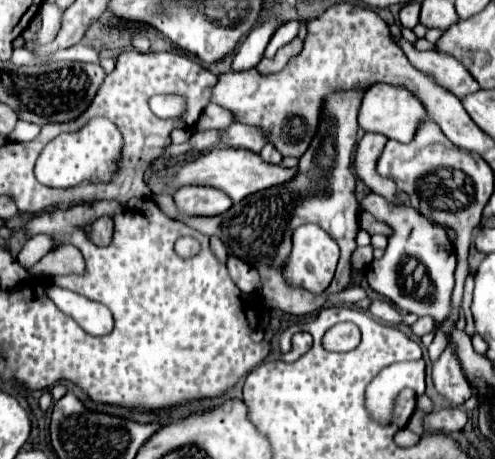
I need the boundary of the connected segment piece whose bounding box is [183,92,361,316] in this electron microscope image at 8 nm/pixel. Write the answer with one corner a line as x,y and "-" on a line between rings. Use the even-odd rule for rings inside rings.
359,92
331,94
331,98
327,98
327,110
323,110
323,126
319,126
319,134
315,136
315,142
311,142
311,150
307,150
307,154
299,158
297,174
289,182
243,198
239,204
233,204
231,210
227,210
227,214
221,214
219,218
183,218
185,224
199,230
201,234
217,236
223,244
227,244
233,256
241,258
259,272
263,284
263,298
265,304
271,308
279,308
297,316
309,314
317,308
323,308
325,298
329,294
345,290
349,284
349,258
355,250
355,236
359,232
359,204
355,198
355,174
351,170
351,156
359,130
359,104
-
307,222
317,222
341,246
337,272
331,280
331,286
321,294
305,292
305,288
293,286
283,276
283,266
291,256
293,230

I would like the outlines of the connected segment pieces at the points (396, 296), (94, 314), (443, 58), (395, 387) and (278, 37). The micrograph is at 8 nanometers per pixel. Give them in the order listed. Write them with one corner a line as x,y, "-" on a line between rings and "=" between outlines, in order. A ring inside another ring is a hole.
369,192
361,198
361,208
369,214
373,214
379,222
387,224
391,228
391,236
389,236
389,244
385,248
385,254
381,260
373,260
365,272
365,278
369,282
369,286
385,296
387,300
391,300
401,312
413,312
417,316
431,316
435,320
435,328
443,326
449,316
451,316
451,294
453,294
453,286
455,286
455,246
453,242
447,238
447,232
443,226
423,218
419,212
415,212
411,206
393,206
391,202
387,202
383,196
-
409,258
415,258
419,264
425,266
425,272
431,280
433,286
433,296
429,302
421,302
417,298
413,298
411,294
407,294
405,290
405,278
403,278
403,268
409,262
=
49,286
47,296
57,304
57,308
69,314
73,320
81,324
85,332
111,332
113,330
113,316
107,306
93,302
85,296
69,292
59,286
=
397,40
397,44
403,48
407,58
413,62
413,66
419,66
419,70
427,70
429,74
435,74
435,78
439,78
439,82
443,82
447,90
455,90
457,98
463,98
463,94
479,90
479,82
451,54
437,50
421,52
407,40
=
423,360
391,364
385,370
381,370
379,376
373,378
373,382
367,388
367,410
371,412
371,416
382,424
388,424
393,412
390,400
403,388
411,388
417,394
425,392
=
287,20
285,24
281,24
281,28
273,34
273,38
271,38
265,49
264,56
266,58
273,58
275,52
277,52
281,46
289,44
289,42
299,34
299,26
301,26
301,24
299,24
297,20

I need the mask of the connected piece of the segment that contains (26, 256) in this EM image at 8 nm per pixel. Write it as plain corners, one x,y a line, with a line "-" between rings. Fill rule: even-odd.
47,234
33,236
33,238
23,246
23,250
19,252
17,262
19,262
23,268
31,268
31,266
35,266
35,262
41,260
41,256
45,256
47,252
51,252
53,248
55,248
55,242
51,240
51,236
47,236

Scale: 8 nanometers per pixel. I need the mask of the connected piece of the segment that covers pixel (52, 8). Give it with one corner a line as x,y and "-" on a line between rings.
45,2
39,10
41,14
41,20
43,20
43,26
41,26
41,32
39,32
39,42
45,44
45,42
51,42
59,28
61,28
61,18
63,18
63,10
57,6
57,4
51,4
51,2

